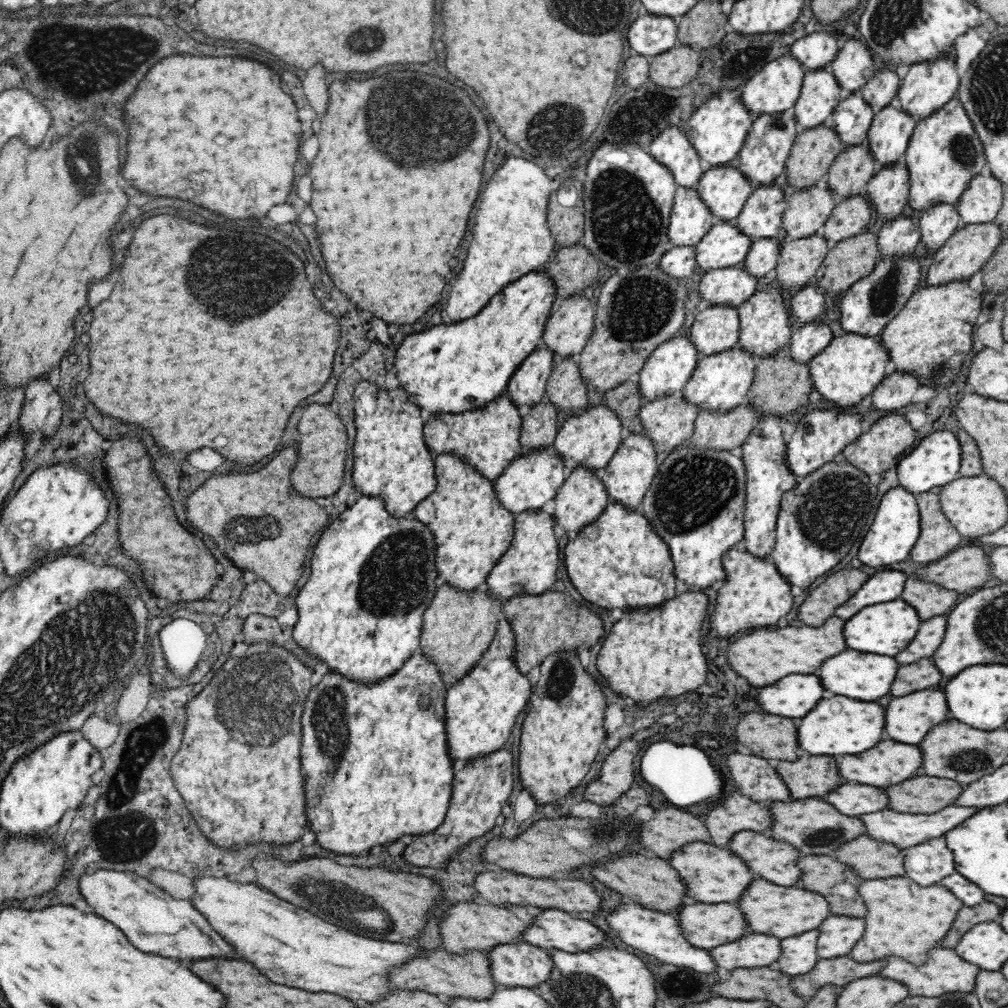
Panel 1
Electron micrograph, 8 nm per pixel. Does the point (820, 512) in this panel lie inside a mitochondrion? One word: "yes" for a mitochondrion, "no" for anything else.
yes

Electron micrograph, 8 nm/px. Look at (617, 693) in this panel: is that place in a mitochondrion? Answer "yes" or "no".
no

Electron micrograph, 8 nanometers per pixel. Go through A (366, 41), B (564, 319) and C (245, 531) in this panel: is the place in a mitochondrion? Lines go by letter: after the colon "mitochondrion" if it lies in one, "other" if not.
A: mitochondrion
B: other
C: mitochondrion

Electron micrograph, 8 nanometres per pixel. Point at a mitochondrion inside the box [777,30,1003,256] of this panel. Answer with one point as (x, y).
(964, 151)

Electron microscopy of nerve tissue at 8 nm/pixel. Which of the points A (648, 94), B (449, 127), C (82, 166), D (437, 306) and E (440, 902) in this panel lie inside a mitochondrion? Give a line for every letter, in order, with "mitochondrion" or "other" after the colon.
A: other
B: mitochondrion
C: mitochondrion
D: other
E: other

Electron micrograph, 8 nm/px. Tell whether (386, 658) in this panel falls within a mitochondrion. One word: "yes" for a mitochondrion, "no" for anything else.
no

